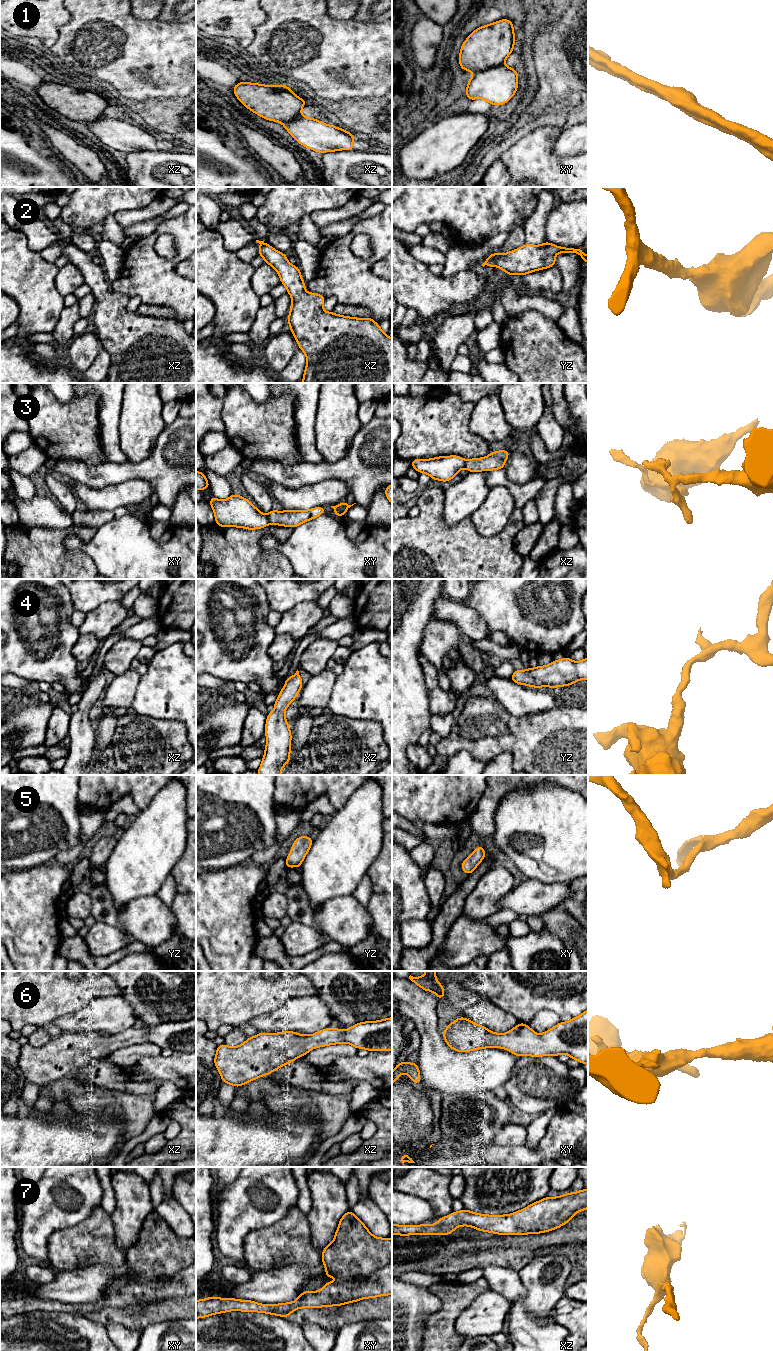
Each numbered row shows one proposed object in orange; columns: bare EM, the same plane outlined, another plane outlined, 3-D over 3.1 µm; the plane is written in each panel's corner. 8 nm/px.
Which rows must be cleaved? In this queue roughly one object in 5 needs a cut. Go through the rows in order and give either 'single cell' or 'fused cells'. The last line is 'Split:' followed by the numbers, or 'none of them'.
1: fused cells
2: single cell
3: fused cells
4: single cell
5: single cell
6: single cell
7: single cell
Split: 1, 3

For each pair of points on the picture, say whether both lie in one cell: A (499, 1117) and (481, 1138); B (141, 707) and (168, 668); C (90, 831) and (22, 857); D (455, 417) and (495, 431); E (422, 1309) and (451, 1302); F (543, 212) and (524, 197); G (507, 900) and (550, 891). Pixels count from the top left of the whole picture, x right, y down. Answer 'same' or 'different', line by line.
A: same
B: same
C: different
D: different
E: different
F: different
G: same

